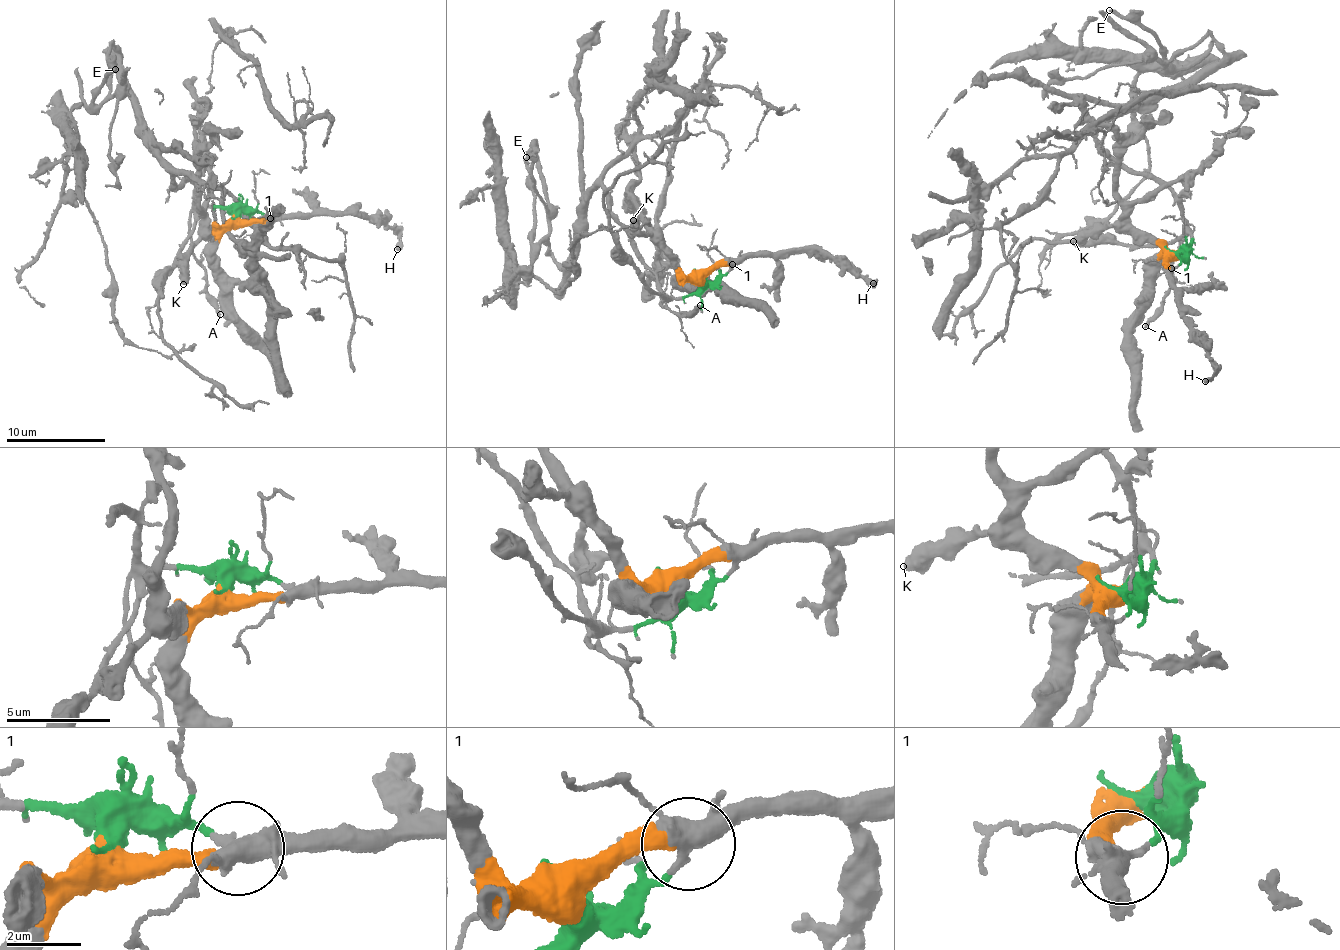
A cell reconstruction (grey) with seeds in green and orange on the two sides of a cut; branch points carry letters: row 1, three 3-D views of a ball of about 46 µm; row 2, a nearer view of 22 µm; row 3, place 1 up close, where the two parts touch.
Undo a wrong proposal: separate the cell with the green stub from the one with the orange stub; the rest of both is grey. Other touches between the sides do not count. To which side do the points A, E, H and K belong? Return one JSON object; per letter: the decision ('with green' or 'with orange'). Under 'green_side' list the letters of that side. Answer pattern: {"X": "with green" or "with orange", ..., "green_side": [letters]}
{"A": "with green", "E": "with green", "H": "with orange", "K": "with orange", "green_side": ["A", "E"]}

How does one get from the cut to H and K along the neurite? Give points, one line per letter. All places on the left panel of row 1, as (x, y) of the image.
H: (236, 215), (248, 219), (356, 208), (396, 231), (398, 250)
K: (236, 215), (217, 231), (199, 240), (189, 258), (188, 274), (182, 285)

